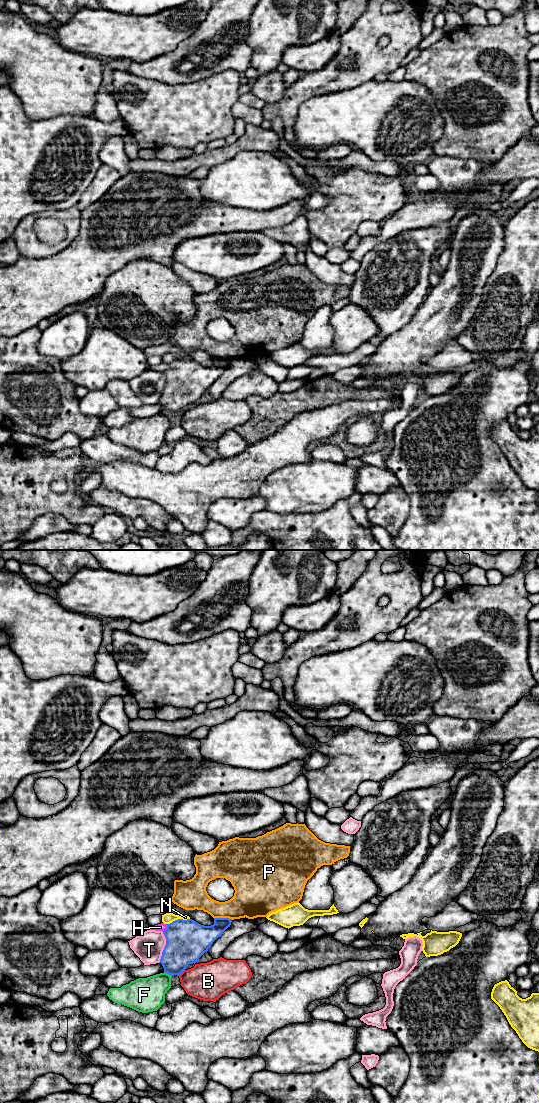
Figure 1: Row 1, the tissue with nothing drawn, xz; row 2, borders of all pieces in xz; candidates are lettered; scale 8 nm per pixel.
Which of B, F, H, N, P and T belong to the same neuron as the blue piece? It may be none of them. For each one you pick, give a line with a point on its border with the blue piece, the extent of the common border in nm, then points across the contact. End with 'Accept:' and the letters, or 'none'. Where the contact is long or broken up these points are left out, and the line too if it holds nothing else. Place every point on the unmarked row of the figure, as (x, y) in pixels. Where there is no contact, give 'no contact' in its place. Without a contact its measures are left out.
H: contact xz (167, 368); length 80 nm; way xz (186, 380), (181, 375), (167, 368), (160, 367)
Accept: H

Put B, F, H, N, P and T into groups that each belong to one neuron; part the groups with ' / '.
B / F / H / N / P / T

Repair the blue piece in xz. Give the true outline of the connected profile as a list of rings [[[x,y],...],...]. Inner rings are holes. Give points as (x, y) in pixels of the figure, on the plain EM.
[[[214,358],[213,365],[204,366],[192,359],[178,359],[170,364],[149,366],[148,370],[162,371],[166,378],[159,402],[164,412],[179,416],[189,404],[195,404],[208,391],[231,362],[229,358]]]

